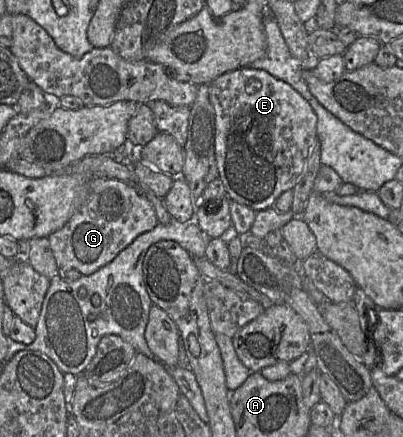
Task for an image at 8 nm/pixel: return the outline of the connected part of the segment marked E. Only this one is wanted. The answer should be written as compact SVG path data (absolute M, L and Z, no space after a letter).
M242 67L226 72L209 85L209 98L215 111L215 157L227 196L254 211L273 207L285 191L293 190L312 148L317 143L317 115L292 86L262 69Z

